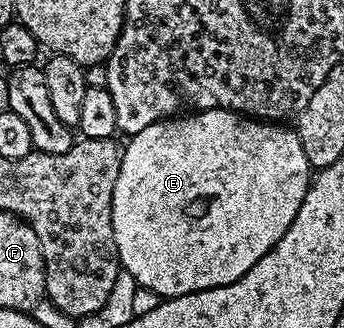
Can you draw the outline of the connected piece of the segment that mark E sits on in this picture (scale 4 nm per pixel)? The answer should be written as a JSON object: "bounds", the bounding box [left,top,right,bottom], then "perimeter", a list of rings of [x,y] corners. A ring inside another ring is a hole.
{"bounds":[111,109,311,299],"perimeter":[[[203,109],[190,112],[188,115],[177,115],[172,119],[156,121],[151,127],[143,127],[143,131],[132,134],[128,138],[129,146],[124,146],[119,167],[119,179],[115,179],[115,195],[111,207],[111,223],[115,235],[115,247],[117,257],[121,260],[122,270],[130,272],[138,283],[138,286],[149,288],[158,294],[161,299],[198,293],[204,289],[223,287],[227,283],[235,283],[291,227],[295,219],[295,211],[299,211],[299,203],[303,203],[303,195],[307,195],[311,184],[311,166],[307,155],[303,155],[303,143],[299,143],[296,132],[281,123],[266,123],[264,120],[256,120],[239,113],[232,113],[230,109]]]}

